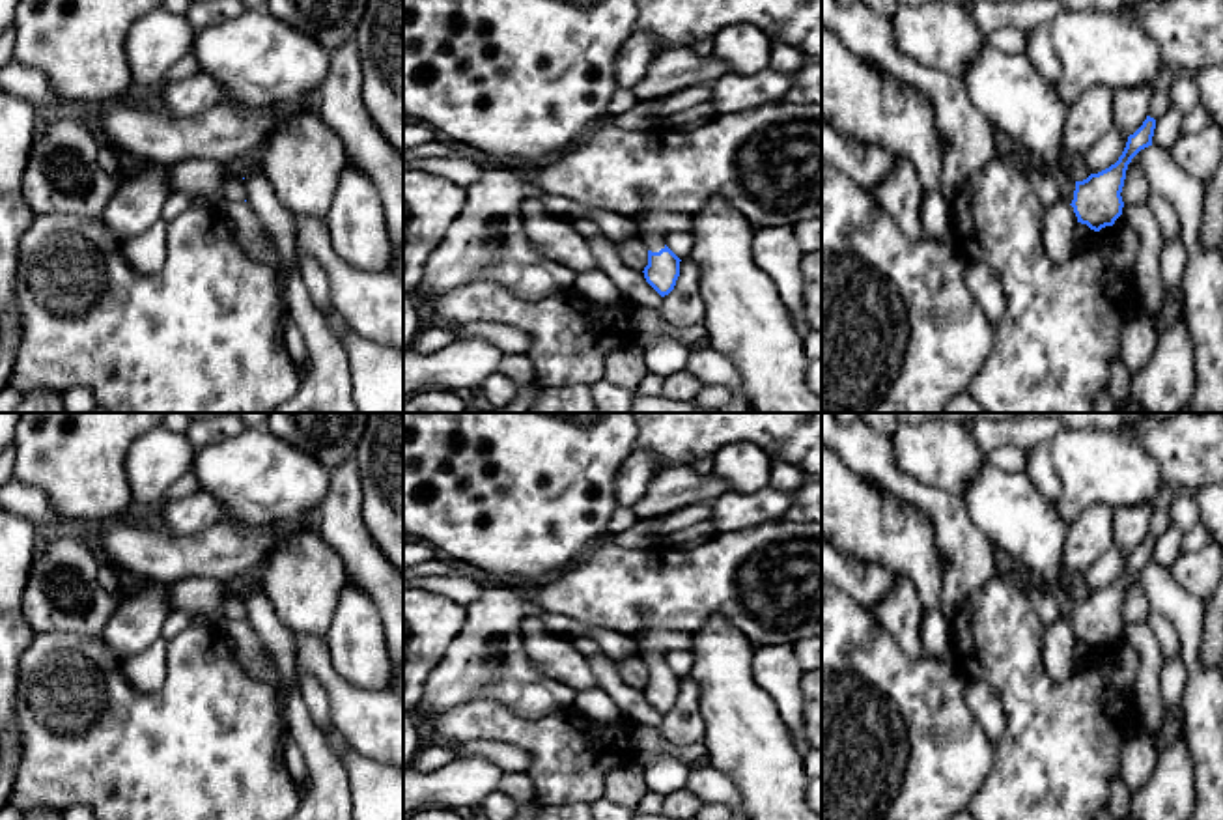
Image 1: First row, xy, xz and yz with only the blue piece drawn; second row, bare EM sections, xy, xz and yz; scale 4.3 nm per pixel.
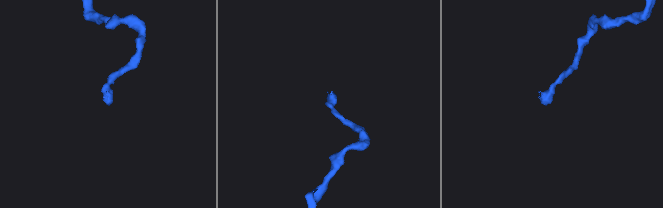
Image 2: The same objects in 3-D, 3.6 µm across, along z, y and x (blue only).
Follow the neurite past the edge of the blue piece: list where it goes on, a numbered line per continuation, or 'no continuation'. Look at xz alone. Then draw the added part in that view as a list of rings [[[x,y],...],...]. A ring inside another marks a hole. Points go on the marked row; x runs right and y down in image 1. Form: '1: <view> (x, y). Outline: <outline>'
1: xz (652, 225). Outline: [[[642,209],[637,217],[637,237],[642,239],[652,252],[665,248],[665,237],[670,232],[691,232],[693,217],[665,209]]]

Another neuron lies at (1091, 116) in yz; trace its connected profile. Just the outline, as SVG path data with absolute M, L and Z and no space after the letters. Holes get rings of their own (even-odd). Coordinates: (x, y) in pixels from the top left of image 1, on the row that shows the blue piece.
M1105 86L1087 90L1066 110L1062 127L1064 155L1085 155L1092 146L1113 129L1115 92Z

